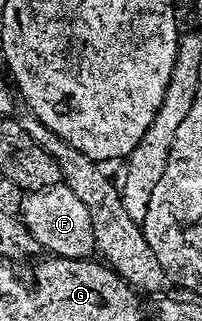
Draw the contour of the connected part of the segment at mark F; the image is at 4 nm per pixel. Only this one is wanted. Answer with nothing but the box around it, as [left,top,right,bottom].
[21,183,96,259]

